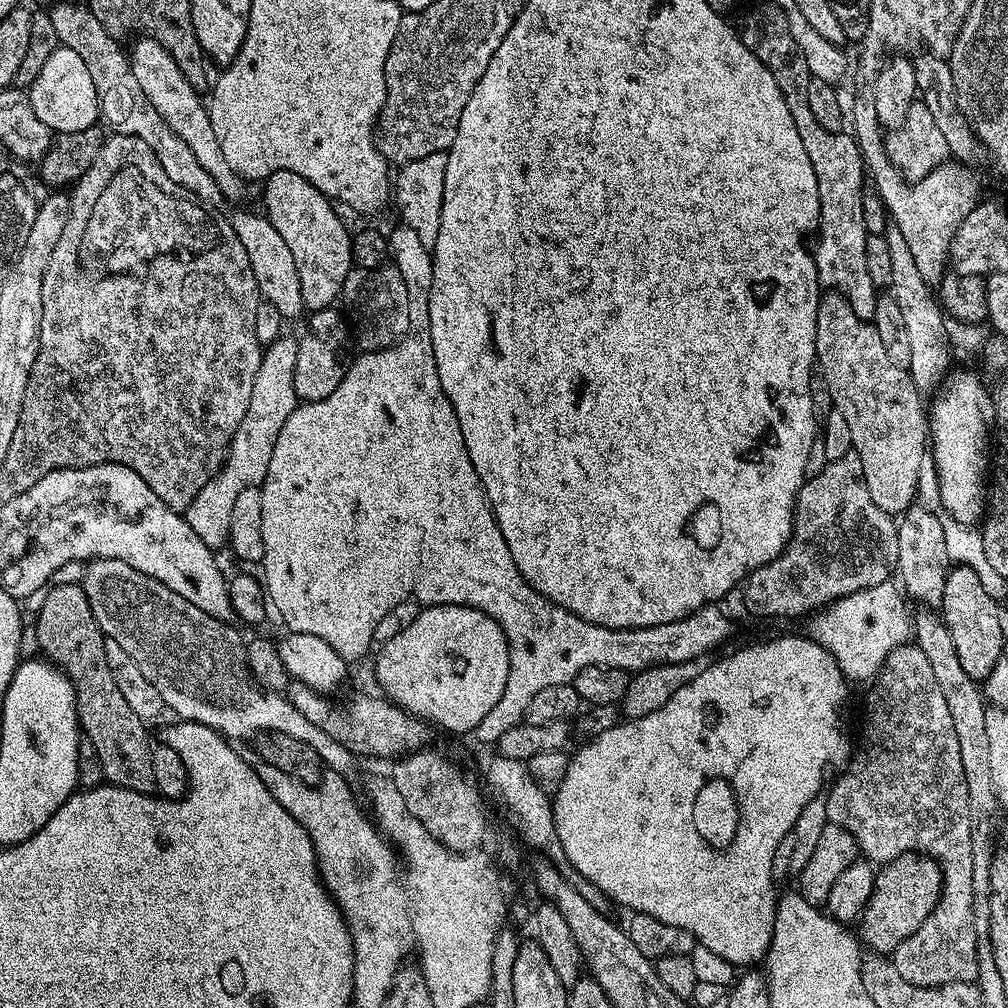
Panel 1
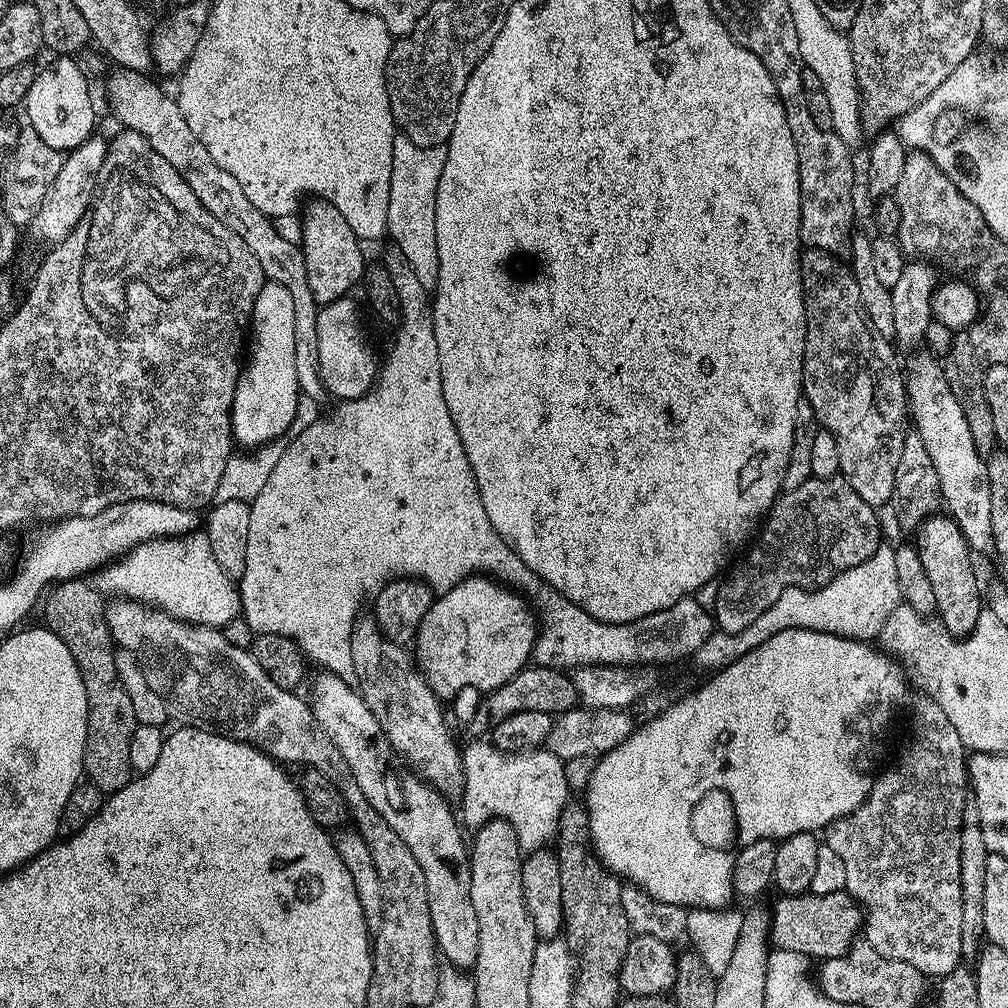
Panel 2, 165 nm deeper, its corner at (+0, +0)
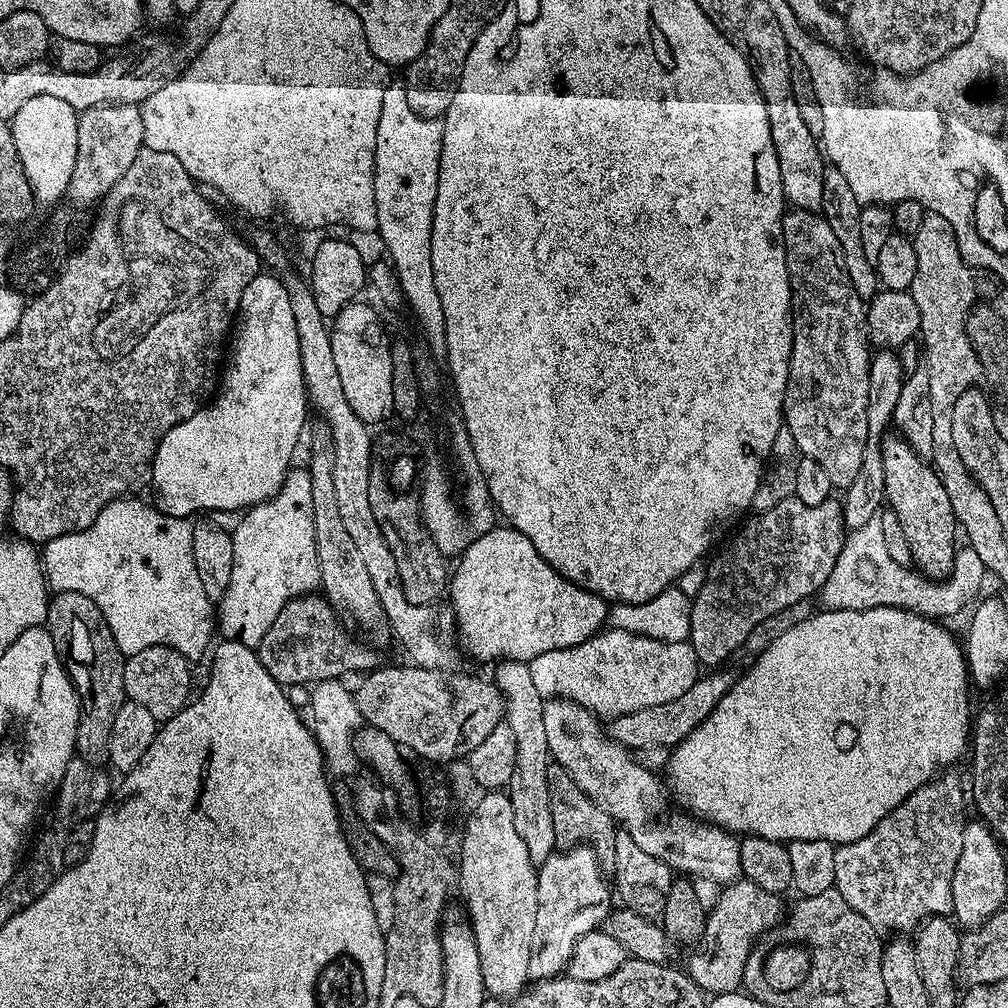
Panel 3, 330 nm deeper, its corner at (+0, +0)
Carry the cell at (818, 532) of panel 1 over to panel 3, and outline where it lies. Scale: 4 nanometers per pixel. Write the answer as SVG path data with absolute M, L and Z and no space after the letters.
M795 498L783 500L774 506L774 510L761 512L755 519L733 538L732 545L713 564L707 565L706 582L702 582L702 590L691 597L687 641L692 644L701 665L723 665L720 664L723 660L730 659L735 652L743 649L750 630L754 630L762 618L770 618L770 614L778 614L778 610L786 610L786 606L794 606L794 602L815 597L826 578L830 578L830 570L834 570L834 562L838 562L838 554L844 548L844 510L841 501L836 498L829 498L818 506L806 506L806 502Z

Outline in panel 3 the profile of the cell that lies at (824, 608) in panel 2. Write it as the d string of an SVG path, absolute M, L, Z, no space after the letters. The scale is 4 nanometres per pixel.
M870 520L866 526L853 528L847 533L838 562L834 562L830 578L826 578L820 587L818 600L828 610L901 608L919 616L945 618L958 615L968 603L971 605L981 595L984 576L986 569L982 566L982 558L978 558L978 554L967 546L957 551L954 566L946 578L929 578L909 565L894 562L886 551L886 542L882 542L882 526L876 520Z

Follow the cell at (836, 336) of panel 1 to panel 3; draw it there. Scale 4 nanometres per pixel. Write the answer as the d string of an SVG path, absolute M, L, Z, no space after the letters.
M785 211L782 234L786 249L786 270L792 291L792 349L790 374L784 395L783 427L794 434L801 457L818 462L830 474L833 489L849 488L862 470L862 454L868 445L866 406L870 398L872 356L866 327L866 304L851 286L843 261L842 246L820 212Z

